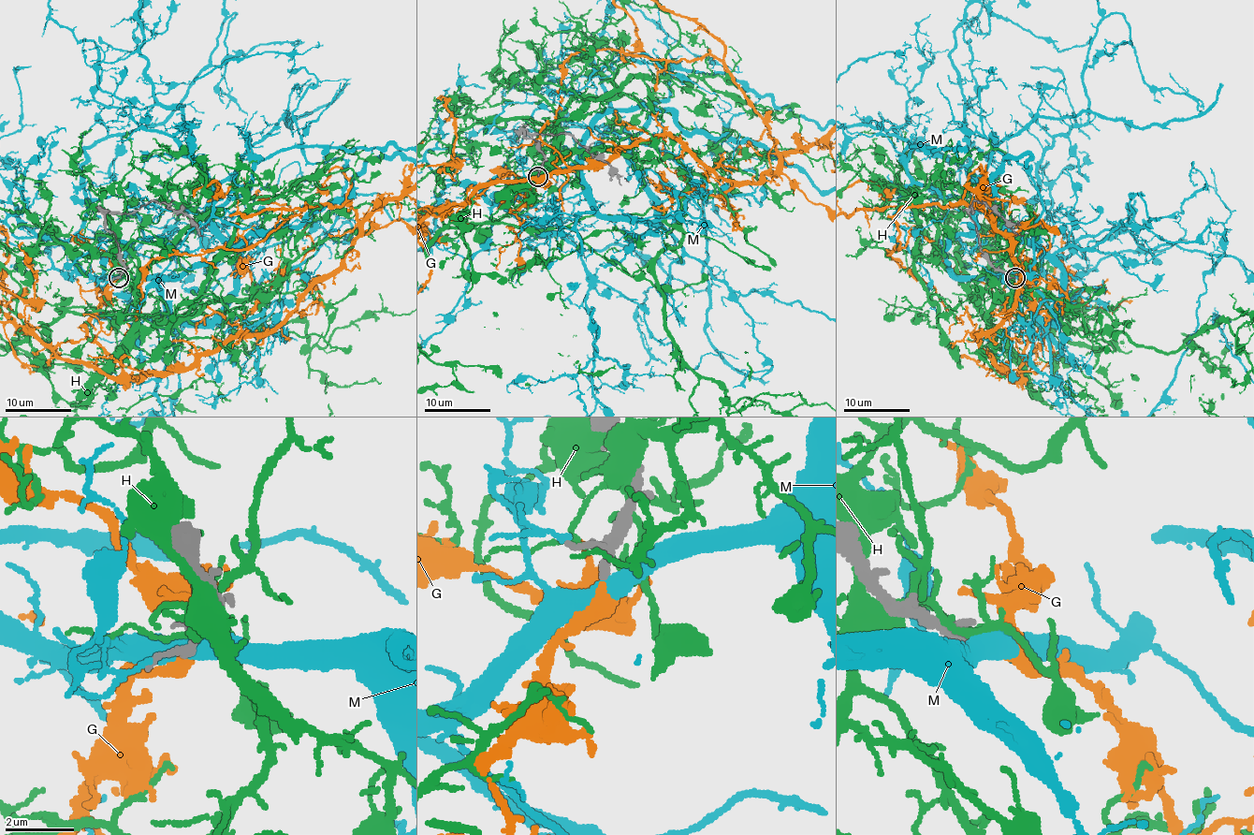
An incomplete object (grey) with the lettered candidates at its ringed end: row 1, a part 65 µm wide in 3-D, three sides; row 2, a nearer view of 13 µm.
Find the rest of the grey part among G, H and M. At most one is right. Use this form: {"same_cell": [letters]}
{"same_cell": ["G"]}

